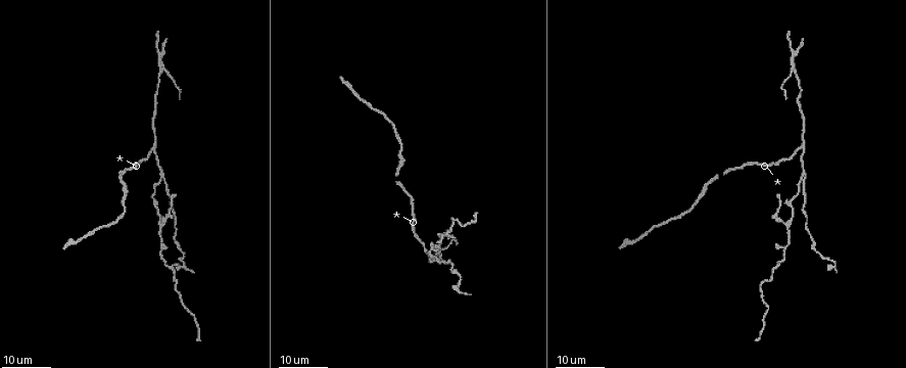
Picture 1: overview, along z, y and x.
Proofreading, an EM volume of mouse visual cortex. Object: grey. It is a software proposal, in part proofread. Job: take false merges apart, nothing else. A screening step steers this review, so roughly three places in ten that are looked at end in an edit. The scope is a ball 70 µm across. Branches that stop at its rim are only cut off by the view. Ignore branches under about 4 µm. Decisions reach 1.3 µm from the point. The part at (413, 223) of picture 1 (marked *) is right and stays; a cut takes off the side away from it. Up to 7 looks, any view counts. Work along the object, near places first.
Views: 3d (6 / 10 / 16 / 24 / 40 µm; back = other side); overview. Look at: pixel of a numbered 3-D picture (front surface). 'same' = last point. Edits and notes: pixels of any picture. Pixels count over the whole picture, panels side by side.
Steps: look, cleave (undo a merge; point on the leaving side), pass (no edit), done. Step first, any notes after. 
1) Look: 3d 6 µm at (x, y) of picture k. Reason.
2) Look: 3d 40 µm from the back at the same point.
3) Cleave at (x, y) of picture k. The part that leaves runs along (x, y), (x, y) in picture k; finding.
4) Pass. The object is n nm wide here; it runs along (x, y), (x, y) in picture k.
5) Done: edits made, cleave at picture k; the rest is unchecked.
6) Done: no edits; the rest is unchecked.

Look: 3d 24 µm at (803, 149) of picture 1. Three arms meet.

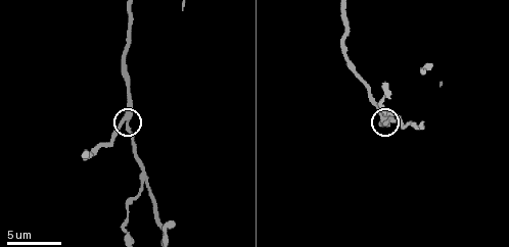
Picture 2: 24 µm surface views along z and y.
Look: 3d 10 µm at (128, 115) of picture 2.

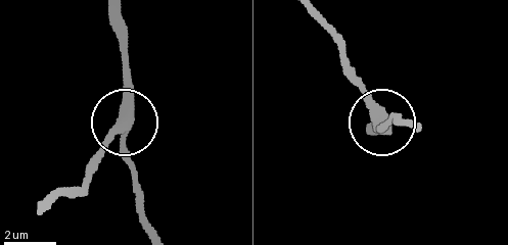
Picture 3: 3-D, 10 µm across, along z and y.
Pass. The side arm is 26 µm long; 3 arms meet here; all the same neuron.

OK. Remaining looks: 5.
Look: 3d 16 µm at (143, 178) of picture 2. Three arms meet.

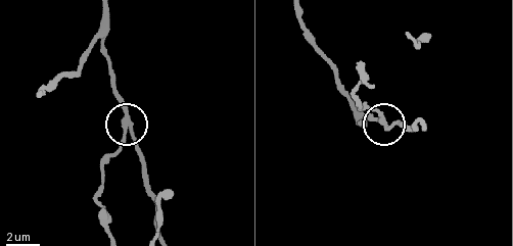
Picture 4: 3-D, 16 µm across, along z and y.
Cleave at (123, 134) of picture 4. The object is 260 nm wide here; two neurons meet here.

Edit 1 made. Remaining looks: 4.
Done: edits made, cleave at picture 4; the rest is unchecked.

